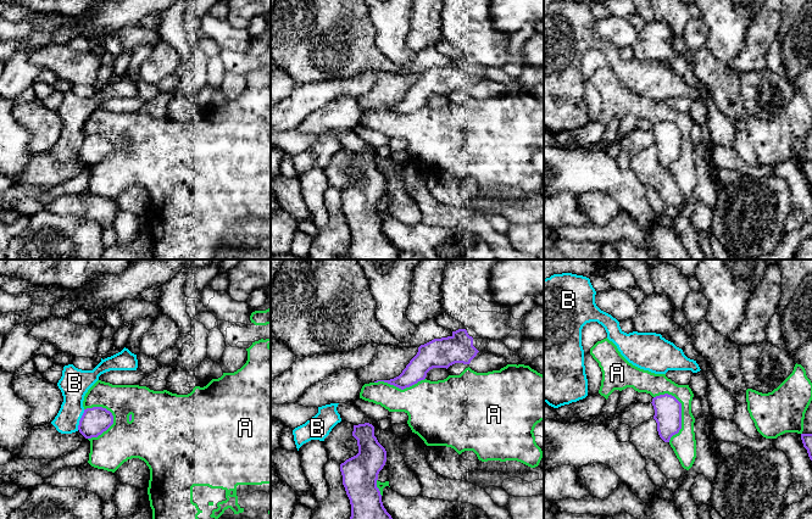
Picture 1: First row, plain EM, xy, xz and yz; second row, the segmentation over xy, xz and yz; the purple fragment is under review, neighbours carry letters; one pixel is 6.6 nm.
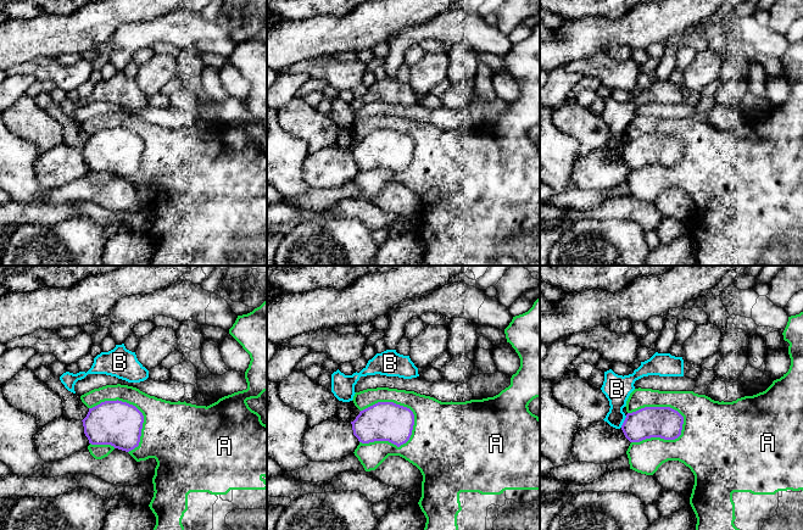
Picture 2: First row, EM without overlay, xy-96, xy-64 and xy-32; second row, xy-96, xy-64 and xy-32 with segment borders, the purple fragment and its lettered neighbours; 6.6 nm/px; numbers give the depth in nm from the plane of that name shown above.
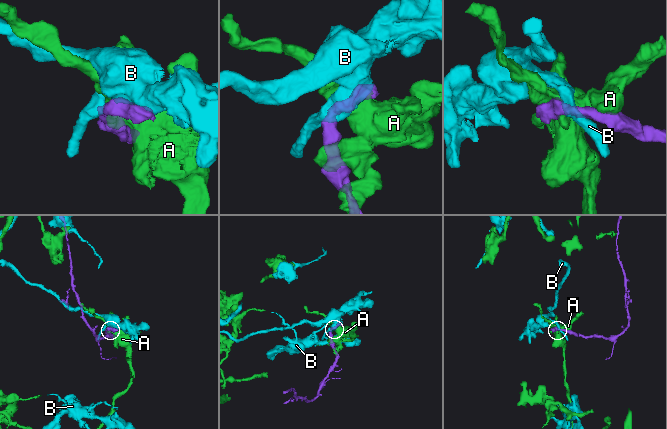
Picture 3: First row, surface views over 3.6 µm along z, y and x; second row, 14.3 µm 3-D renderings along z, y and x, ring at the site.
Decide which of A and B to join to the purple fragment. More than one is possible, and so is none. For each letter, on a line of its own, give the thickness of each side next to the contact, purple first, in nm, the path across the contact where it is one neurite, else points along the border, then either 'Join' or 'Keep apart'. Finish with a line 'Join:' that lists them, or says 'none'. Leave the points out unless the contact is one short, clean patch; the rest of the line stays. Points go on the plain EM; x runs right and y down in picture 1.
A: Thickness 180 nm (purple) against 160 nm. Join
B: Thickness 180 nm (purple) against 200 nm. Boundary: xy (84, 137), (77, 156). Keep apart
Join: A

